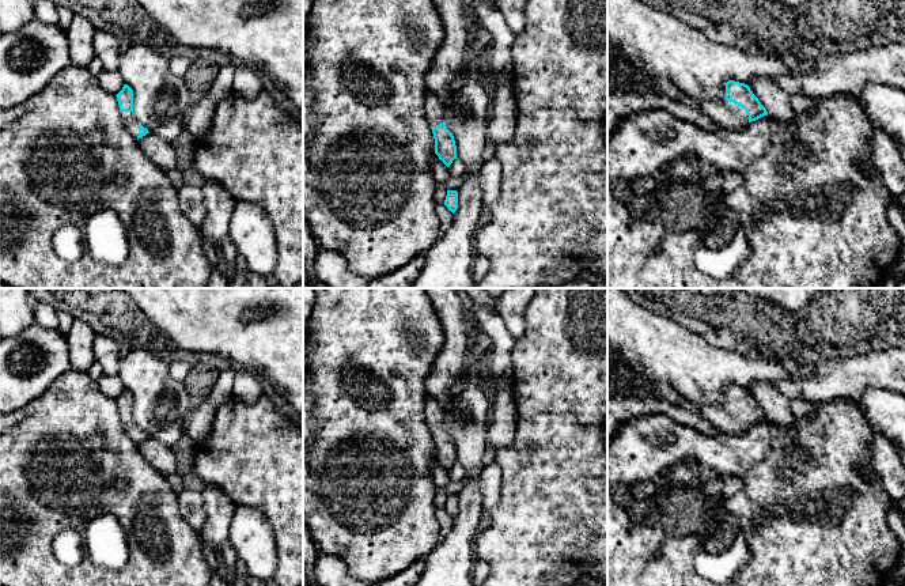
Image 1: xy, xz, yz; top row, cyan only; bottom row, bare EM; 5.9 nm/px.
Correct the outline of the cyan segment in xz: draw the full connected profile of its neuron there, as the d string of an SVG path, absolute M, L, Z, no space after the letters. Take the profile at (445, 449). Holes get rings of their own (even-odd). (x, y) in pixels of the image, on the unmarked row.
M425 394L425 421L431 428L431 434L435 443L435 458L439 464L450 472L454 464L457 464L457 450L452 438L447 434L444 426L444 408L438 400Z

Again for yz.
M728 385L723 404L697 407L698 415L709 421L719 432L741 435L749 427L768 420L766 413L745 387Z

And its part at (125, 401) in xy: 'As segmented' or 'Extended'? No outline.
Extended

